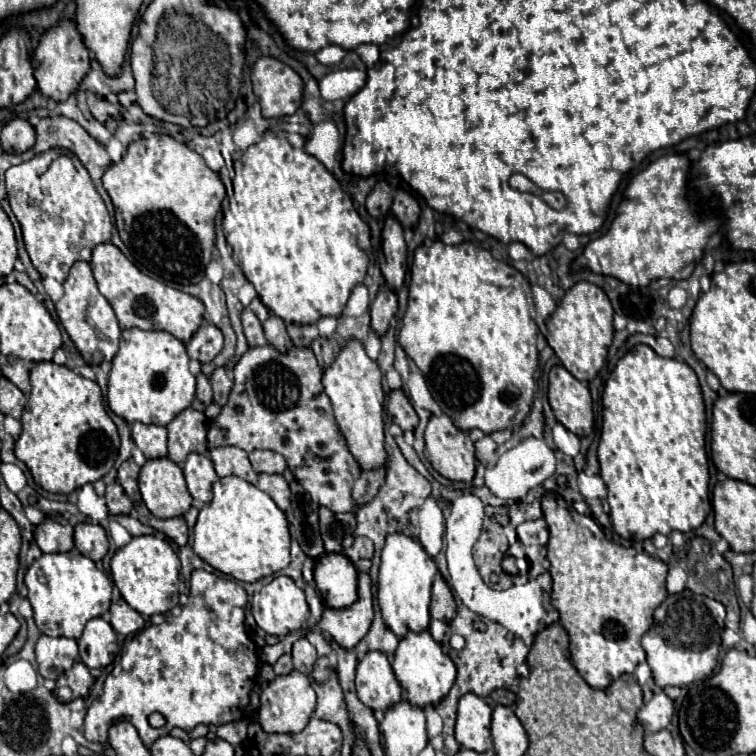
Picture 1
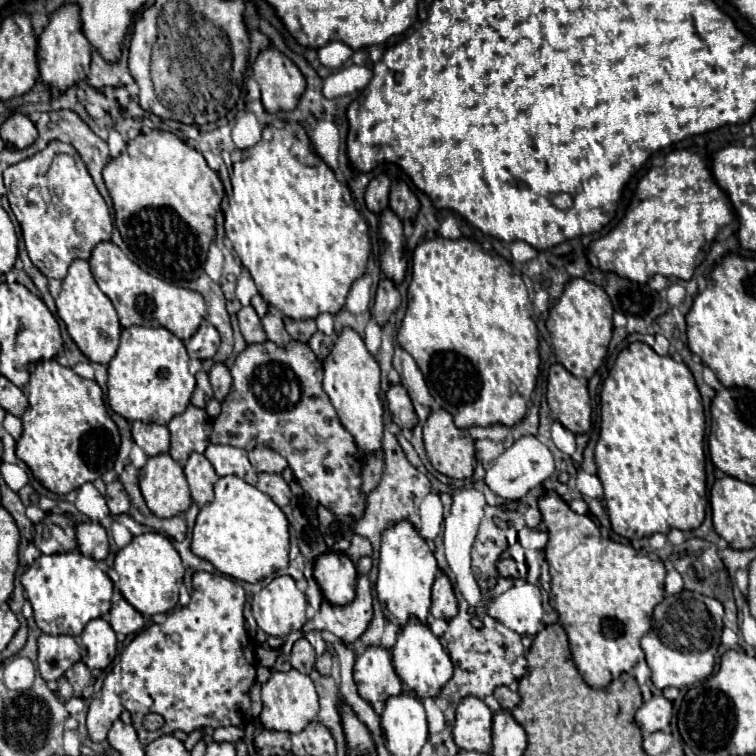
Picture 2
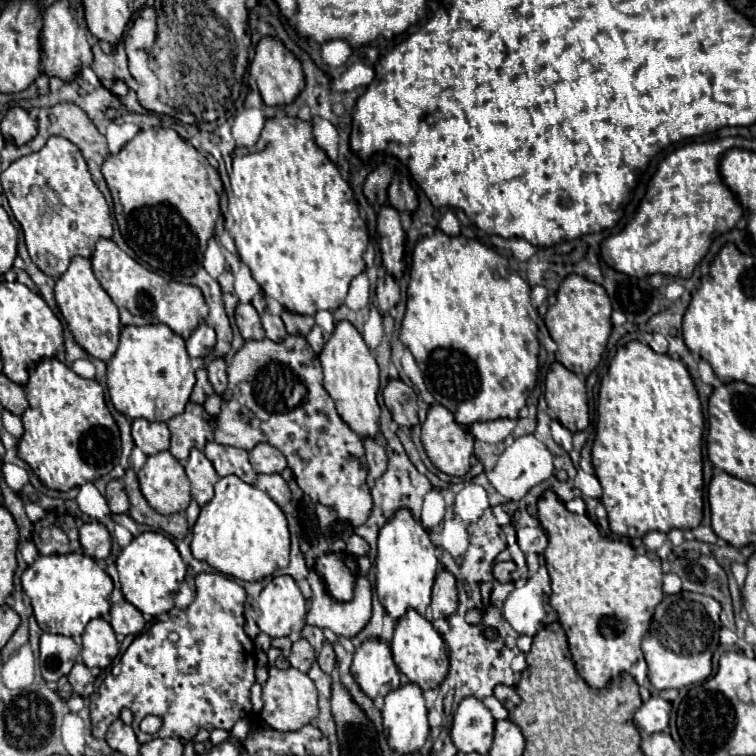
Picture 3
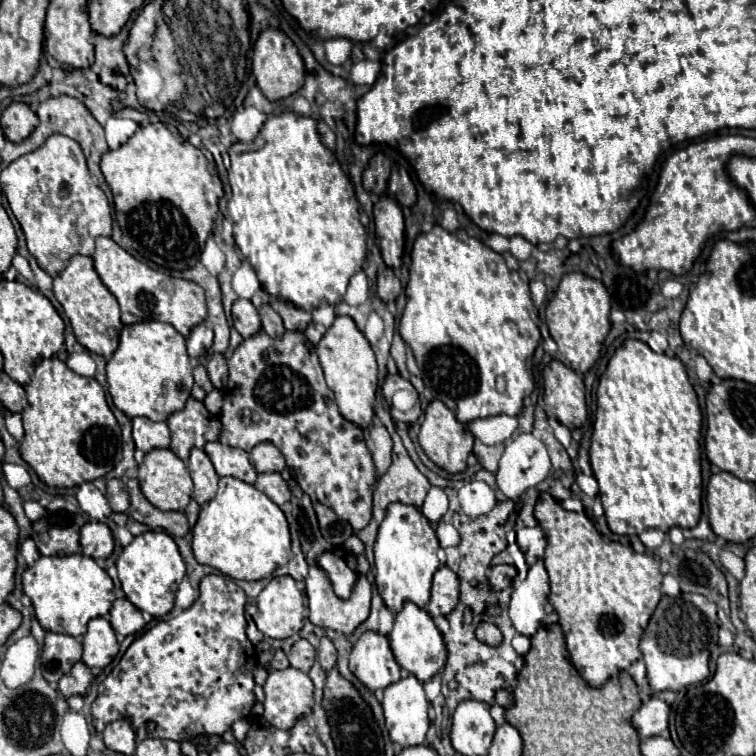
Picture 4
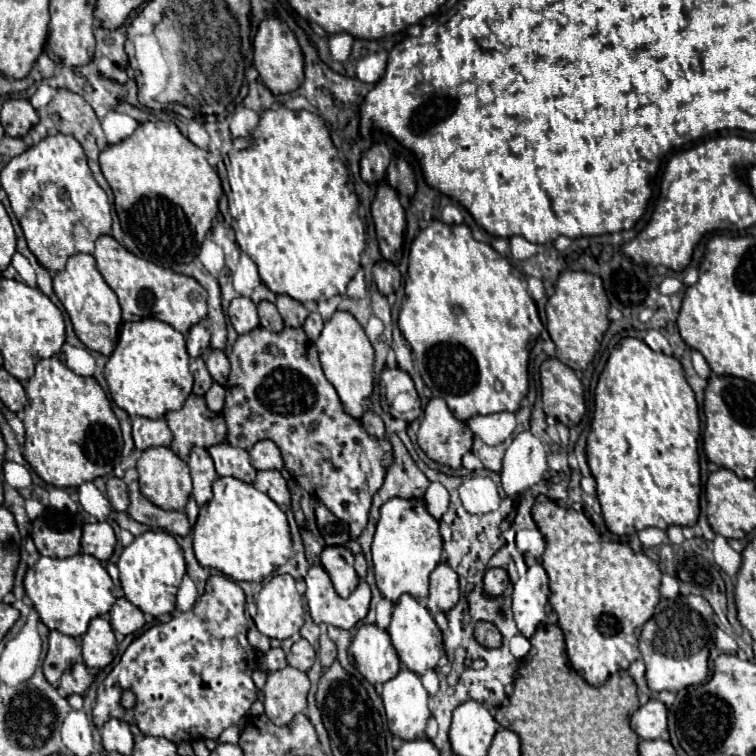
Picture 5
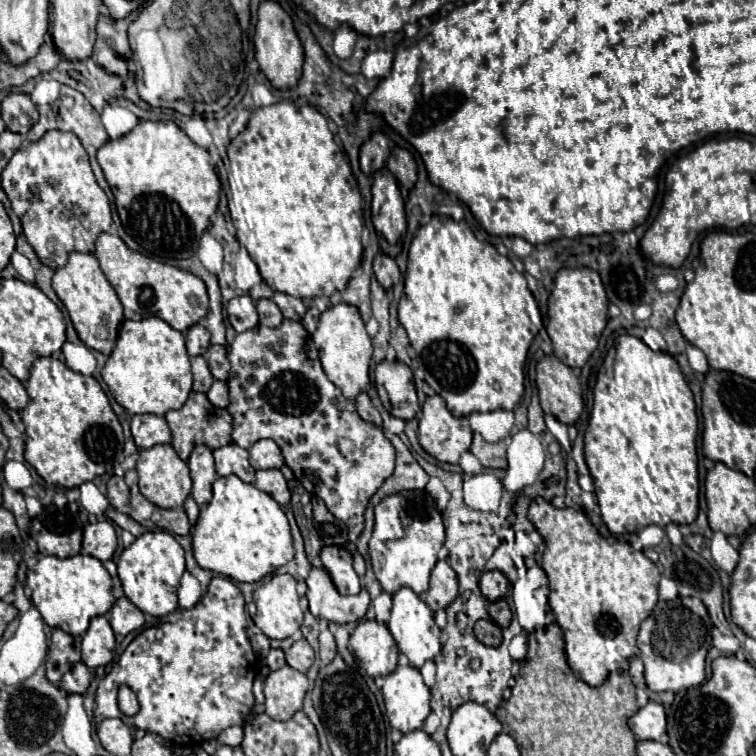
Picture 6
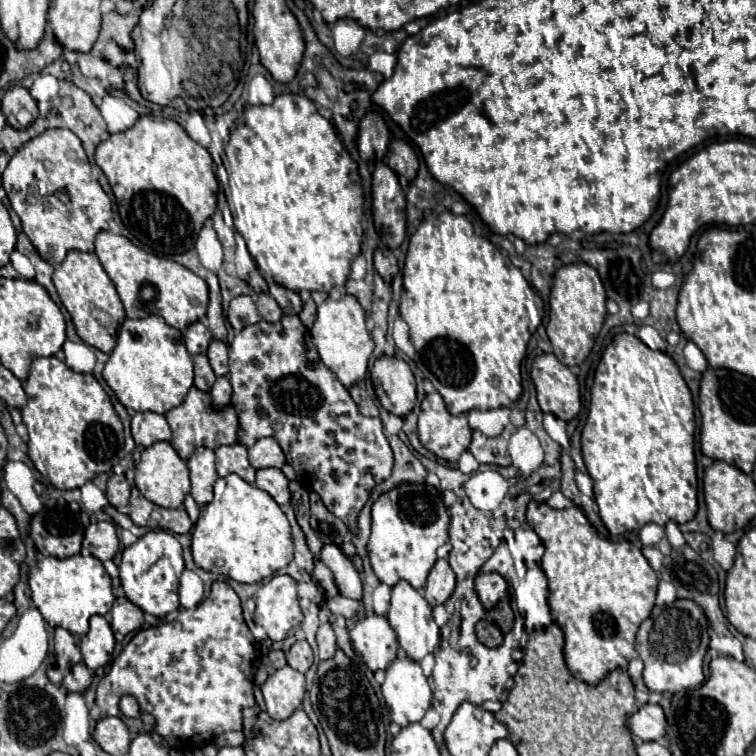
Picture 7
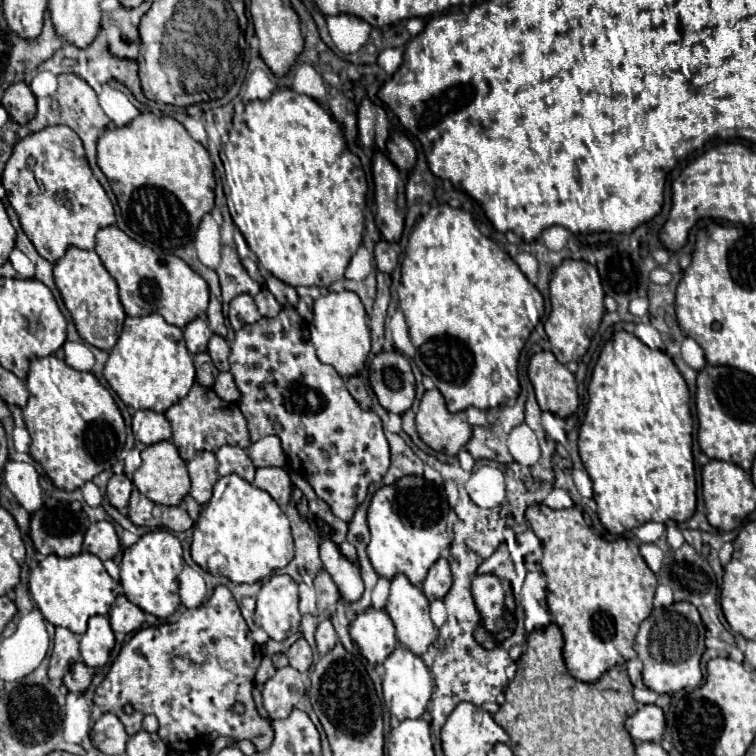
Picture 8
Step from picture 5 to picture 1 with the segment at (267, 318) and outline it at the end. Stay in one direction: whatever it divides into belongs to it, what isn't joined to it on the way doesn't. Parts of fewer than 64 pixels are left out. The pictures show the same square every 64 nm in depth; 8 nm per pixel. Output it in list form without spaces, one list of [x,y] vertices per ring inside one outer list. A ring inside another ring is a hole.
[[[270,316],[266,322],[264,322],[264,334],[268,338],[268,342],[278,350],[278,352],[288,352],[292,348],[292,340],[286,332],[286,326],[284,322],[278,318],[278,316]]]

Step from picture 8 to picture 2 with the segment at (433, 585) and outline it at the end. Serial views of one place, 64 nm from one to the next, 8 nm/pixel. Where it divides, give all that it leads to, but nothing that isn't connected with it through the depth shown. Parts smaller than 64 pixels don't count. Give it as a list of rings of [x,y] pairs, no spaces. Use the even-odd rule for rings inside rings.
[[[438,572],[436,580],[434,580],[434,588],[432,588],[430,614],[440,620],[450,620],[456,616],[456,612],[458,612],[458,602],[454,596],[454,588],[452,588],[448,576]]]

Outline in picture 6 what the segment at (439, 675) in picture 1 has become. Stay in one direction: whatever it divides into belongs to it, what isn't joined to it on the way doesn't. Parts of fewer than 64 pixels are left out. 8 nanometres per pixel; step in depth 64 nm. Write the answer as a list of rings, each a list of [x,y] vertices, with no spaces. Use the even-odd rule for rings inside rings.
[[[400,588],[400,592],[392,596],[392,602],[394,606],[392,606],[392,614],[388,620],[388,630],[392,632],[398,650],[408,658],[408,662],[414,668],[422,668],[424,662],[434,660],[442,654],[442,642],[440,642],[442,630],[436,626],[432,610],[410,588]]]

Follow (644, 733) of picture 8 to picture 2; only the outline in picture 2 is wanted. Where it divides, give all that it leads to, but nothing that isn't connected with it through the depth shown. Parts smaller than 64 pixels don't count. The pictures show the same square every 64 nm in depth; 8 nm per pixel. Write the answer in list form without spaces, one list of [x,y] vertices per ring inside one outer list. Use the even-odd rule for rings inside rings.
[[[662,694],[652,696],[652,700],[642,704],[642,708],[636,712],[636,724],[640,724],[640,728],[648,732],[664,730],[670,724],[670,718],[672,718],[672,702],[666,700]]]

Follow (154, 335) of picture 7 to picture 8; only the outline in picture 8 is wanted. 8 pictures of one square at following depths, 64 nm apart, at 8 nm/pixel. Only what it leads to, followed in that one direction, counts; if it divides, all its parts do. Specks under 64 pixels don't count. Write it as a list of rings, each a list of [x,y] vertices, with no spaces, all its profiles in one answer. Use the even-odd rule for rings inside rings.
[[[160,314],[142,318],[128,316],[104,366],[104,378],[126,406],[160,414],[166,412],[172,404],[180,402],[194,384],[194,362],[192,354],[186,350],[182,330],[166,324]]]

